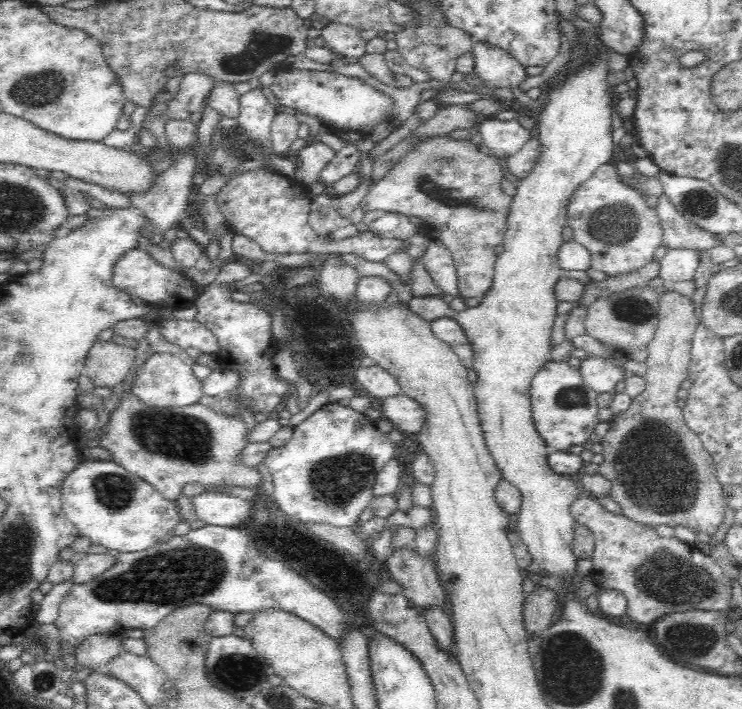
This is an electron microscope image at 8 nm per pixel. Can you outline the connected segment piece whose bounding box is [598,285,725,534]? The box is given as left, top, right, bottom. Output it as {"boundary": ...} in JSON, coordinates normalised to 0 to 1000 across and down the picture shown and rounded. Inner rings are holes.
{"boundary":[[[903,402],[902,409],[887,419],[887,463],[871,491],[872,525],[867,532],[871,539],[869,550],[852,563],[844,581],[826,587],[821,594],[821,606],[810,619],[814,650],[807,654],[806,666],[822,677],[822,700],[836,712],[840,726],[849,733],[881,743],[895,739],[908,745],[918,739],[933,749],[958,753],[970,746],[976,736],[974,684],[964,670],[962,649],[949,636],[941,614],[925,601],[918,575],[911,571],[915,564],[911,554],[918,549],[919,539],[927,536],[931,487],[942,447],[933,420],[907,409]]]}

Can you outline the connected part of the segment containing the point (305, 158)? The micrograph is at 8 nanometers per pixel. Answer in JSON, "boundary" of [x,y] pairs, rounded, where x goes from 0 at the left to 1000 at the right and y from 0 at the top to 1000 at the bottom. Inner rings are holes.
{"boundary":[[[416,197],[416,202],[403,214],[398,228],[400,252],[419,261],[427,254],[431,241],[450,223],[451,213],[431,197]]]}

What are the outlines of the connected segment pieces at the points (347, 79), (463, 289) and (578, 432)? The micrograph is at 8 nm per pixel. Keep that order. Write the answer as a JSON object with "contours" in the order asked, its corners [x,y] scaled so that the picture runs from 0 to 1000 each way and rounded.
{"contours":[[[[372,100],[369,114],[360,130],[380,151],[426,165],[451,186],[484,186],[488,181],[504,178],[518,165],[524,171],[531,155],[531,141],[524,134],[507,127],[481,109],[461,106],[451,100]]],[[[585,190],[569,196],[516,248],[499,262],[484,288],[489,299],[515,296],[543,302],[550,307],[566,307],[577,334],[604,348],[616,381],[619,415],[628,423],[643,426],[658,415],[663,403],[670,355],[678,343],[682,312],[691,276],[682,275],[674,264],[678,241],[671,226],[654,210],[646,210],[632,197],[619,197],[605,190]]],[[[737,508],[722,525],[713,556],[718,597],[736,626],[739,640],[763,636],[771,629],[784,629],[809,595],[806,591],[805,556],[784,537],[780,519],[763,511]]]]}

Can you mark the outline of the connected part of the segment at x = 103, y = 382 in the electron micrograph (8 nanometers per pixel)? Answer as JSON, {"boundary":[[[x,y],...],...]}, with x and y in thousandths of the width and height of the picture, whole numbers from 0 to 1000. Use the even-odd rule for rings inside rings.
{"boundary":[[[131,480],[119,496],[112,523],[127,546],[152,549],[179,525],[181,504],[181,491]]]}

